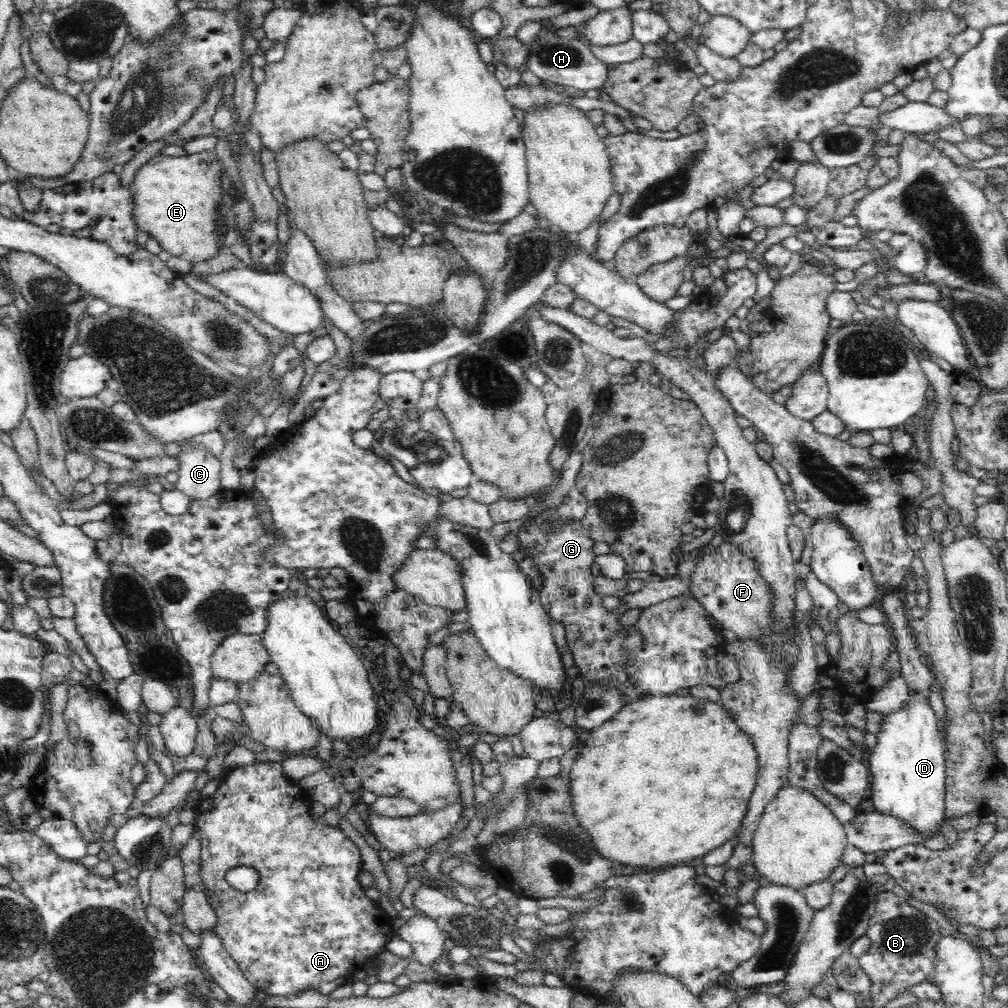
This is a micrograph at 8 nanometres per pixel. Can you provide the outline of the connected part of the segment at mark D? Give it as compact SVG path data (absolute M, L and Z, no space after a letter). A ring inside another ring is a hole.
M909 690L909 698L907 700L907 707L898 710L897 712L891 712L889 714L883 714L882 726L880 730L875 734L877 738L876 746L866 757L866 764L869 766L870 771L870 797L873 800L875 811L882 814L894 816L907 822L912 829L919 833L928 833L928 831L938 830L938 826L941 825L945 816L945 778L946 778L946 765L945 765L945 750L942 740L940 739L940 730L938 730L938 718L936 712L932 709L932 706L928 703L928 697L924 695L916 695L916 693Z

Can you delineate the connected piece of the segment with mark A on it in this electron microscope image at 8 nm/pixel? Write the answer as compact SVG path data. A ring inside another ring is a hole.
M257 761L249 765L239 765L230 770L215 791L214 795L202 800L194 808L195 826L201 835L201 880L202 888L207 894L210 905L214 908L218 921L214 932L222 939L222 948L232 956L244 977L254 986L266 990L269 995L288 996L299 994L304 989L316 989L318 993L329 995L337 988L350 982L357 972L366 969L370 959L386 949L386 944L394 938L393 932L400 922L384 905L366 897L364 889L357 880L362 870L362 858L358 846L344 834L340 828L333 828L322 817L312 817L312 800L308 793L297 782L290 779L282 769L282 763L272 761ZM236 866L250 866L260 874L260 883L251 892L240 892L228 885L226 874Z

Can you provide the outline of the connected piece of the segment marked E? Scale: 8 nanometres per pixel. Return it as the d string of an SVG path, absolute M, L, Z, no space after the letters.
M210 152L150 158L138 169L129 185L137 230L148 232L171 256L178 256L192 264L226 250L220 248L216 230L216 208L222 198L220 172L222 164Z

